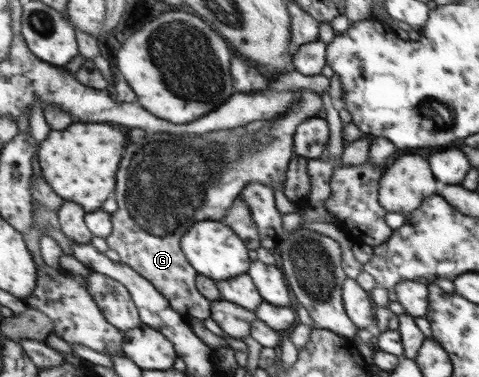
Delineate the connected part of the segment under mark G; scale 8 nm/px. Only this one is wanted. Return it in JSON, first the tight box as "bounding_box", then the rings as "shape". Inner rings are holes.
{"bounding_box":[106,89,323,321],"shape":[[[302,89],[302,98],[294,104],[294,108],[288,112],[288,114],[282,114],[280,118],[274,118],[273,121],[259,121],[255,123],[254,133],[255,139],[253,142],[255,143],[243,143],[243,152],[244,154],[236,157],[234,151],[236,150],[237,142],[234,141],[242,132],[238,132],[236,130],[229,131],[218,131],[211,132],[208,134],[181,134],[181,132],[151,132],[145,140],[147,140],[147,144],[131,144],[131,148],[127,148],[127,160],[123,160],[123,170],[119,172],[119,188],[117,188],[117,198],[119,203],[119,208],[112,214],[114,221],[114,231],[106,238],[108,240],[109,246],[111,249],[118,252],[120,256],[120,260],[125,264],[131,265],[138,273],[141,273],[144,277],[147,277],[159,292],[163,293],[163,296],[167,297],[167,300],[170,300],[171,306],[177,311],[180,312],[188,321],[189,316],[192,318],[197,318],[199,320],[207,320],[207,318],[212,318],[212,301],[210,301],[206,296],[203,296],[203,293],[198,289],[197,278],[198,272],[196,268],[193,268],[193,265],[190,263],[190,260],[186,257],[185,252],[182,250],[182,238],[183,235],[187,234],[187,231],[190,228],[193,228],[195,224],[199,224],[202,221],[206,220],[214,220],[221,221],[226,216],[229,210],[233,208],[235,199],[241,194],[244,188],[249,183],[261,183],[271,188],[275,188],[275,186],[285,187],[287,171],[290,168],[290,163],[294,158],[294,134],[297,132],[298,127],[305,121],[309,120],[311,117],[317,117],[323,108],[323,100],[321,100],[321,95],[313,93],[311,90]]]}

